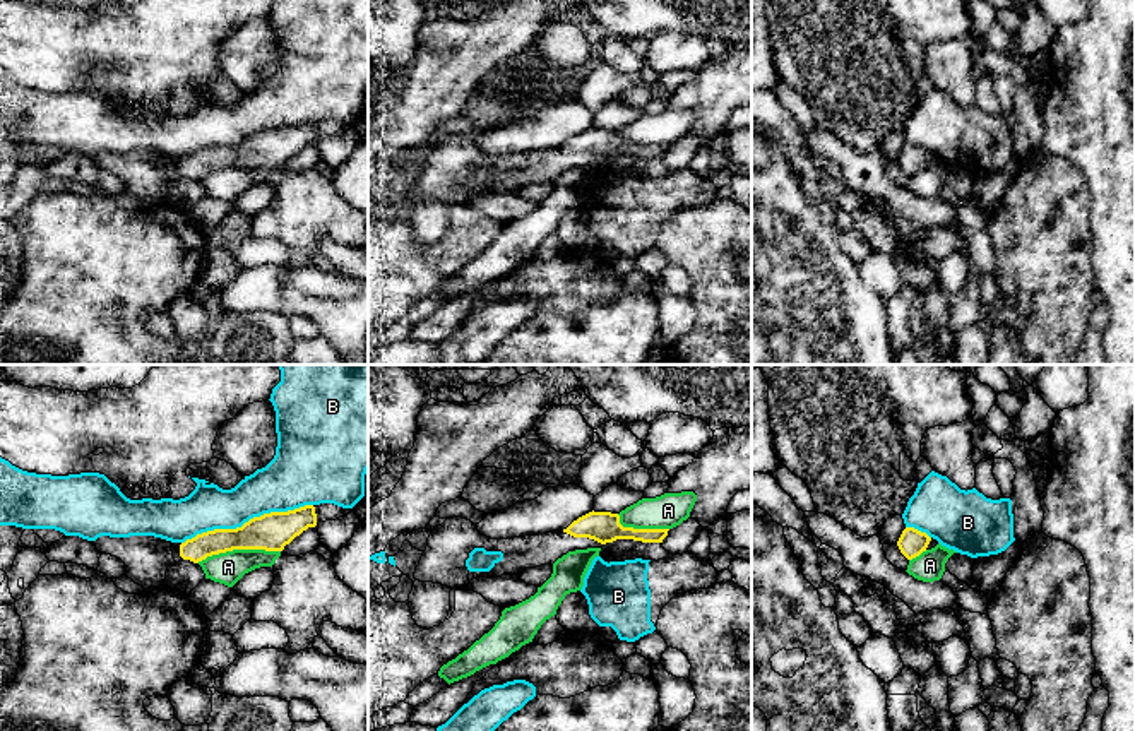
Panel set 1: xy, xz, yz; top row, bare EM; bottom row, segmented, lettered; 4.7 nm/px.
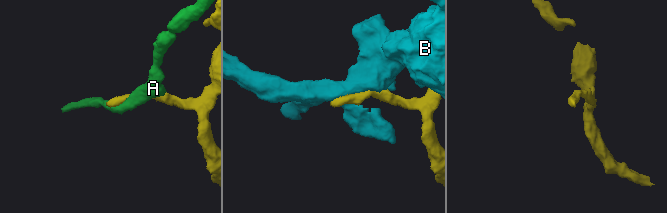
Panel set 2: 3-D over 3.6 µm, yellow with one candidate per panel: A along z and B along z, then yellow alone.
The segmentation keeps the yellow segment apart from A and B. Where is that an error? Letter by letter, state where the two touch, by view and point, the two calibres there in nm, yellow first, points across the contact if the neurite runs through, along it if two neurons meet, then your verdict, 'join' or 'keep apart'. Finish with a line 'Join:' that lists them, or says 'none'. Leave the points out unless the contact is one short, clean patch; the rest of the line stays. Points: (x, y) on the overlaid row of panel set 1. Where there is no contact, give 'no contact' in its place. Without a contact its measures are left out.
A: xy (238, 548) | 180/150 nm | keep apart
B: xy (249, 521) | 180/260 nm | keep apart
Join: none

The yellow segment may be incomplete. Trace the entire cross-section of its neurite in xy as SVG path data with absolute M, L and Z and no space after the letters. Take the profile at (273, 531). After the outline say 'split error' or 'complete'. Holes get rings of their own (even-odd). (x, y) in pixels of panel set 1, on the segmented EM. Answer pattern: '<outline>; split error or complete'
M305 505L253 517L236 529L214 529L185 543L171 543L171 551L176 563L181 560L199 563L207 556L233 550L282 551L296 536L315 526L315 507Z; split error

